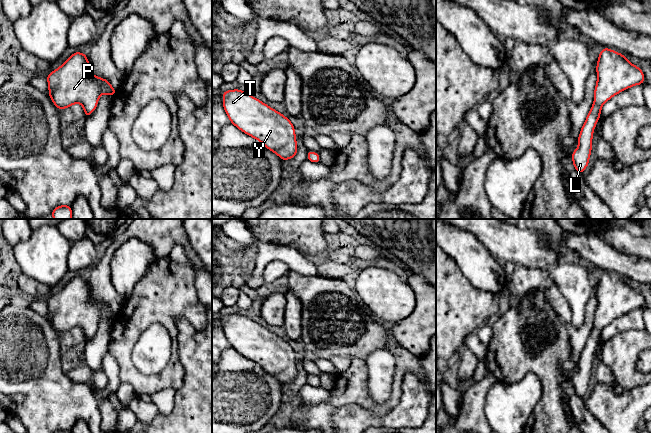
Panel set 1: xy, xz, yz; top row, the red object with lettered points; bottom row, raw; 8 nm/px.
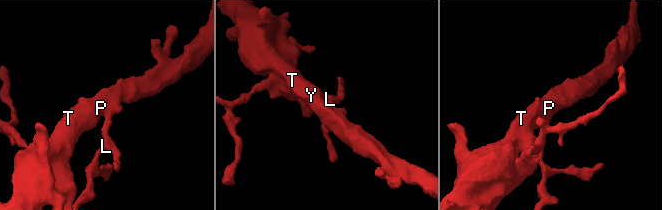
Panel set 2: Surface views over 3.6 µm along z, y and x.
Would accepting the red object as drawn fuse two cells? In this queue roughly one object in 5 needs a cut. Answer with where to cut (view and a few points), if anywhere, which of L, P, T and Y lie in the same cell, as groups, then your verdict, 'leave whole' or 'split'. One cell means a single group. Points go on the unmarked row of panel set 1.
no cut | L P T Y | leave whole

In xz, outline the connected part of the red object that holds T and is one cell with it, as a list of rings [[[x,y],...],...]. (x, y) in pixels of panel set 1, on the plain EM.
[[[240,313],[221,318],[231,348],[260,365],[283,386],[295,381],[298,374],[295,352],[287,341]]]

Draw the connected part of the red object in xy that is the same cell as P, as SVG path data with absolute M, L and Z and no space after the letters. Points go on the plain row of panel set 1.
M78 275L46 301L48 320L57 333L60 335L80 327L83 329L86 342L96 333L101 318L114 321L117 316L108 304L91 297L87 278Z

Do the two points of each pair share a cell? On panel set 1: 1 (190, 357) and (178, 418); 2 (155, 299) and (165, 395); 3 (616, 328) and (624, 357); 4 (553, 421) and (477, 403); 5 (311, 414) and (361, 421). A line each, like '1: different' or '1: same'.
1: same
2: different
3: different
4: different
5: different

